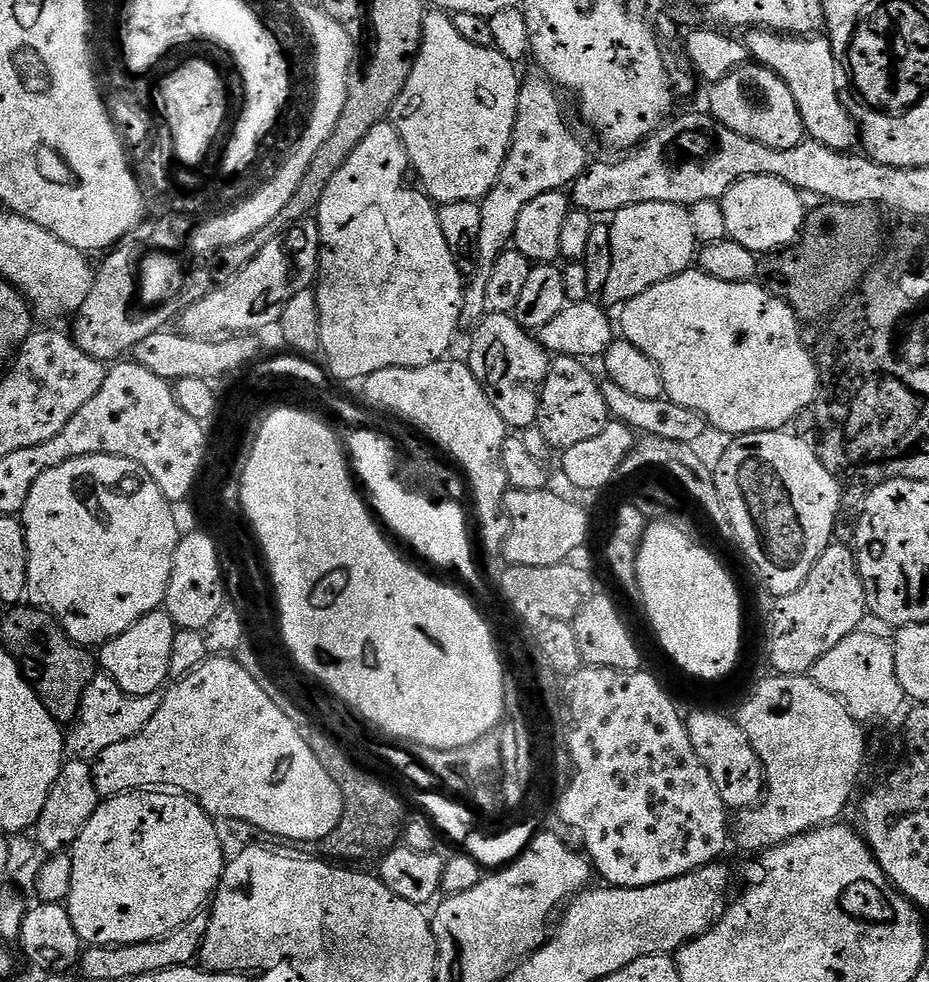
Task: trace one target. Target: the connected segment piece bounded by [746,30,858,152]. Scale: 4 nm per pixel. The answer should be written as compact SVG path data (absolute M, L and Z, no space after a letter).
M752 30L747 33L746 43L749 57L755 63L769 68L782 78L782 82L786 82L786 86L790 86L790 94L794 94L794 102L798 102L798 114L804 123L807 139L817 140L835 152L848 152L857 147L858 129L842 99L836 55L827 35L813 34L805 38L782 32Z

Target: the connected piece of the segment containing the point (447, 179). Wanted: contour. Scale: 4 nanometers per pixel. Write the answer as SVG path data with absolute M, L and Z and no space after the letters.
M428 10L424 14L424 25L422 26L422 42L414 62L414 70L410 70L410 78L402 90L402 94L397 98L396 105L392 107L390 113L390 123L396 127L400 135L400 141L404 143L404 149L408 155L408 163L411 171L416 171L416 176L420 179L419 187L423 189L429 200L437 205L449 204L450 202L470 202L481 201L490 194L490 190L498 182L498 174L506 162L506 154L510 150L510 142L514 134L514 122L518 114L518 94L522 83L521 73L516 73L517 65L508 60L495 48L483 48L474 46L474 42L466 42L462 34L458 34L458 26L454 26L452 16L443 10Z

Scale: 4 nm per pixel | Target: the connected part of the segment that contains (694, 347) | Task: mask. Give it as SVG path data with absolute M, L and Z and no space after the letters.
M689 270L670 277L666 282L658 282L658 286L650 286L646 294L638 294L638 298L629 300L627 304L619 309L620 320L618 316L618 328L622 331L623 339L630 341L646 358L658 366L662 386L664 387L664 396L669 400L678 402L678 406L686 406L686 410L694 410L708 419L709 425L720 432L725 432L728 438L745 436L751 432L774 432L788 426L788 423L799 414L803 408L811 409L813 407L816 393L820 387L820 373L816 370L816 364L808 353L808 347L802 342L802 338L795 336L795 324L792 317L795 312L792 307L784 300L779 300L775 291L766 289L760 285L760 282L722 282L718 278L710 278L705 272L699 270Z

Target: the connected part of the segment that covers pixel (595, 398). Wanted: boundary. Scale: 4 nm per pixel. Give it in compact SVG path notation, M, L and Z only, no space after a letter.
M557 356L549 363L548 373L540 391L538 418L534 427L540 431L542 438L546 438L546 442L550 442L550 446L554 450L578 446L578 442L587 442L588 439L595 438L597 434L602 434L602 430L606 430L606 426L610 422L606 398L602 398L600 389L601 381L596 380L595 374L584 364L587 363L579 356Z

